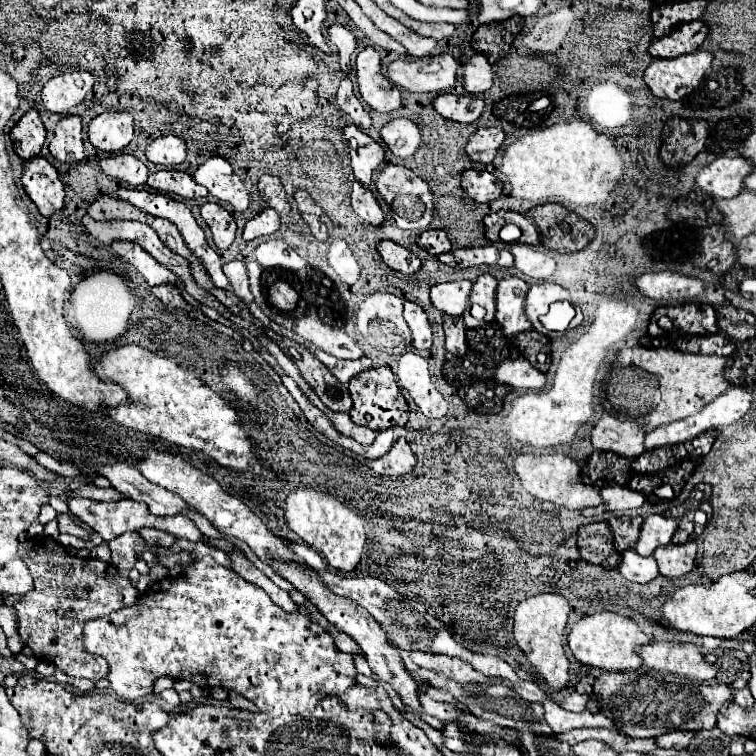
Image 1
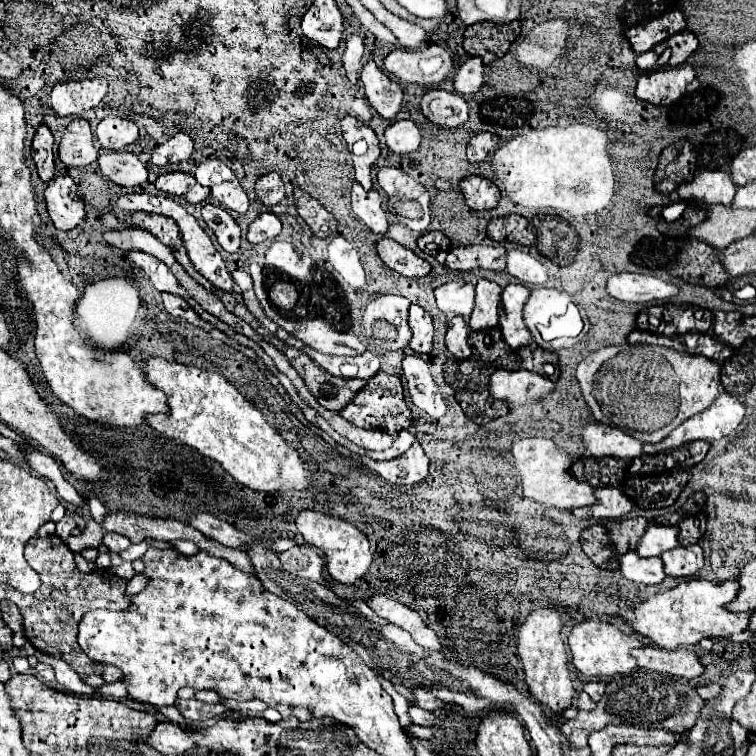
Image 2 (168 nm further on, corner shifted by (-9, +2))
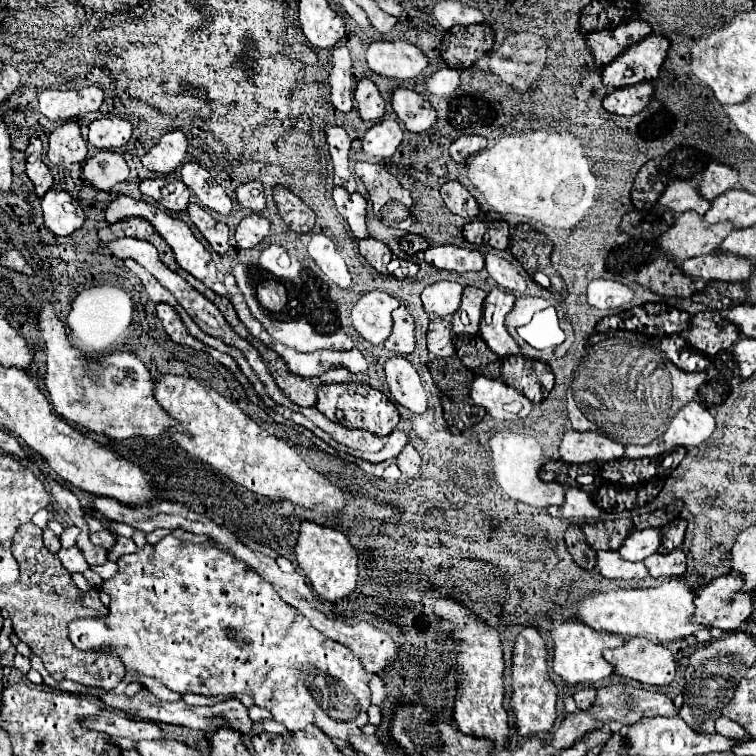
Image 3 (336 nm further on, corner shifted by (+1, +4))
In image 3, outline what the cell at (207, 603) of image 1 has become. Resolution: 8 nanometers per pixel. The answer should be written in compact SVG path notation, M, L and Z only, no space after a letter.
M164 536L156 546L146 544L144 548L136 550L134 554L120 556L118 558L120 572L106 580L100 590L108 592L110 596L110 610L104 618L76 618L68 624L70 630L70 642L84 652L116 652L118 658L124 662L128 672L138 672L150 678L156 678L162 682L166 688L182 692L182 694L202 694L202 696L240 696L248 694L254 698L254 702L260 708L266 708L276 722L282 722L290 732L302 730L306 724L316 724L322 728L330 738L340 738L348 740L350 736L362 734L362 728L368 724L368 706L370 706L370 688L368 688L368 674L362 668L360 660L342 644L326 638L320 630L316 630L296 608L288 606L282 602L282 598L276 594L276 590L264 582L248 564L232 558L226 550L220 550L218 546L212 544L190 544L182 542L174 536Z

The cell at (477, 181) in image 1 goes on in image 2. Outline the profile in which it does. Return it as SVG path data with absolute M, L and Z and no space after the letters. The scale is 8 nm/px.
M468 176L460 182L466 206L472 210L492 210L500 200L500 190L482 176Z

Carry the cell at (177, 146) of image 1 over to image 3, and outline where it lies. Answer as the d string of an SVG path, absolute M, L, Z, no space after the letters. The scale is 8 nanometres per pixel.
M168 132L150 152L142 156L142 164L144 168L154 170L154 172L162 172L162 174L174 172L180 166L186 154L186 148L188 144L182 132Z

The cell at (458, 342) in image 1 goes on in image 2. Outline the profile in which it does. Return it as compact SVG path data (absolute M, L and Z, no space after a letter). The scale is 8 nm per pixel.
M454 316L448 320L448 330L446 330L446 348L452 352L458 360L464 360L472 354L468 346L468 324L464 322L462 316Z

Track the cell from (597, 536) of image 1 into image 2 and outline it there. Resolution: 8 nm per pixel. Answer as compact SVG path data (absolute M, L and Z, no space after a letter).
M592 524L580 534L584 554L604 570L618 570L618 554L610 544L608 530L602 524Z

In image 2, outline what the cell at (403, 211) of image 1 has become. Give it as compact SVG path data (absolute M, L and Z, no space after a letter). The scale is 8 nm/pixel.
M380 168L376 180L388 194L388 212L398 216L410 230L428 232L432 210L430 194L422 184L398 168Z

